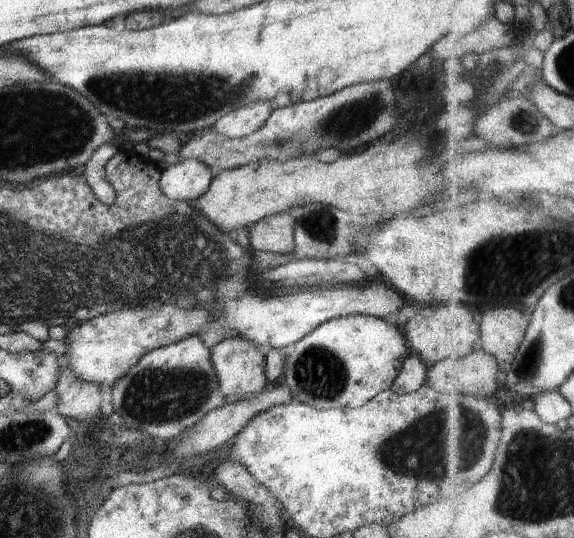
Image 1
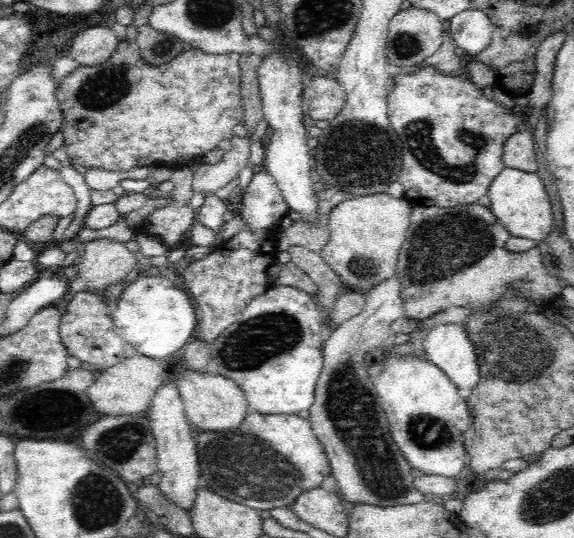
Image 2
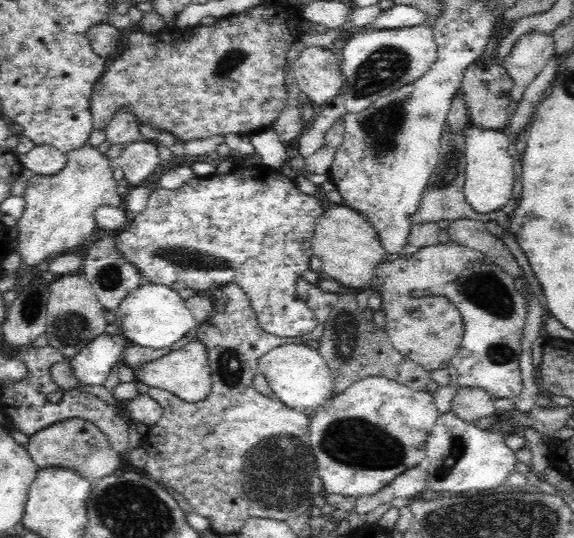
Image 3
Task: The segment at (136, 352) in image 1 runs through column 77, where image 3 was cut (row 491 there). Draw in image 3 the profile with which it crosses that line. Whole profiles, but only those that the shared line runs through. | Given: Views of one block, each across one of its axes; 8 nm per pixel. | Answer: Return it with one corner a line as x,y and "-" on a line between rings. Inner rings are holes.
367,376
362,380
357,380
352,386
349,386
344,392
332,396
322,406
317,406
314,417
310,422
310,440
312,440
312,452
316,456
318,477
322,480
324,486
324,495
342,494
344,496
364,496
371,495
384,488
393,478
396,478
401,472
415,467
416,465
426,465
427,448
426,438
432,430
437,419
440,417
438,408
435,405
433,394
427,391
413,391
412,389
390,380
384,376

